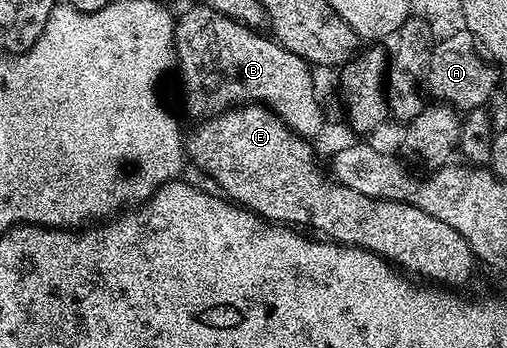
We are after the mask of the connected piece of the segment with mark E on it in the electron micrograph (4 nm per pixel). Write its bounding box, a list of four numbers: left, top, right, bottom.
[186,104,474,288]

